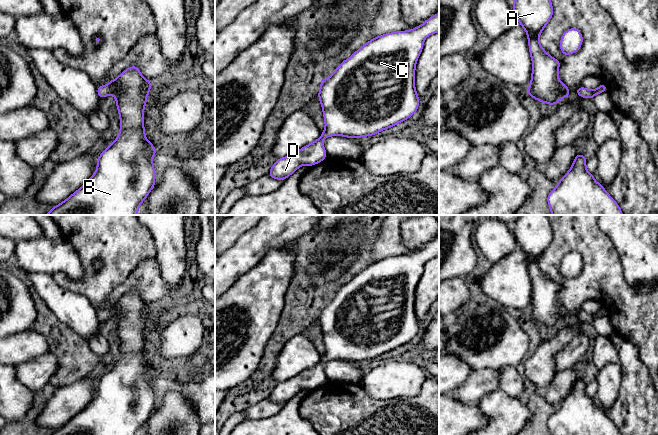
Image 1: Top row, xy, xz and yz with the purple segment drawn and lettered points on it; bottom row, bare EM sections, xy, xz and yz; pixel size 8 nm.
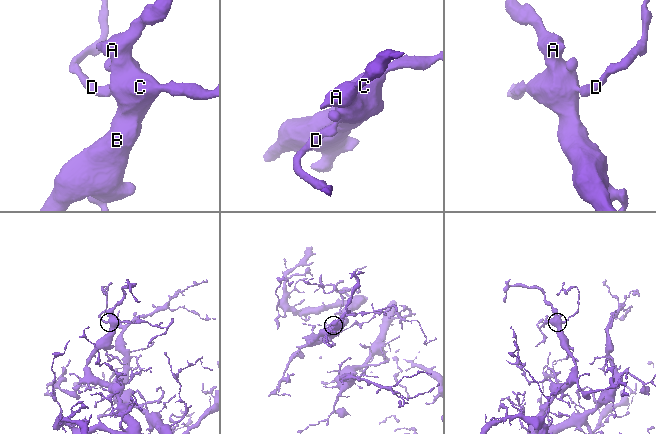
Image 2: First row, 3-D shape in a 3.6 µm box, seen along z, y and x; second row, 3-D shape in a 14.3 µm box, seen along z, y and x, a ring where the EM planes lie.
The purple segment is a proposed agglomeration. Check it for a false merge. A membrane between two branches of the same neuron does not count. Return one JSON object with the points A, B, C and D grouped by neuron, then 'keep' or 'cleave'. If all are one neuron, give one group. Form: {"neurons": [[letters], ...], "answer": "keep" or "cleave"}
{"neurons": [["A", "B", "C", "D"]], "answer": "keep"}

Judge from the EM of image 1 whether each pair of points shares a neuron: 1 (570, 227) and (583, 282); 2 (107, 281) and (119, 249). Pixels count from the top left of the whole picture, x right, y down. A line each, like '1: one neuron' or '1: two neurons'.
1: one neuron
2: one neuron

